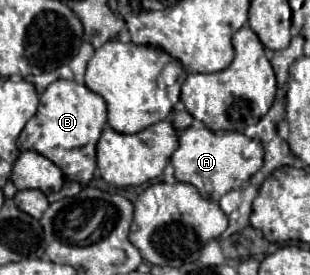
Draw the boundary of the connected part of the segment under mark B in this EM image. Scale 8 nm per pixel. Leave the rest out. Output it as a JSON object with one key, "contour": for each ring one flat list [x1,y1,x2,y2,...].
{"contour":[[73,74,73,81,65,81,65,79,59,79,59,81,55,81,55,83,51,83,51,85,49,85,49,87,47,87,47,89,45,89,43,93,41,93,41,97,39,97,39,107,37,107,37,113,35,113,35,115,33,115,33,117,31,117,31,119,27,121,27,125,25,125,25,129,21,131,21,135,19,135,19,139,17,139,17,147,19,147,19,151,27,151,27,149,29,149,29,151,37,151,37,153,41,153,41,155,45,155,45,157,49,157,49,159,51,159,51,161,53,161,53,163,55,163,55,165,57,165,57,167,59,167,59,169,63,171,63,175,65,175,65,177,67,177,69,181,77,181,77,183,81,183,81,185,87,185,87,183,89,183,89,181,93,179,93,173,95,173,95,167,97,167,97,163,95,163,95,147,97,147,97,141,99,141,99,137,101,137,101,131,103,131,103,125,105,125,105,123,107,123,107,103,105,103,105,99,103,99,101,95,97,95,97,93,93,93,93,91,89,91,89,89,85,87,85,80,84,83,77,83,77,81,74,80,74,74]]}

